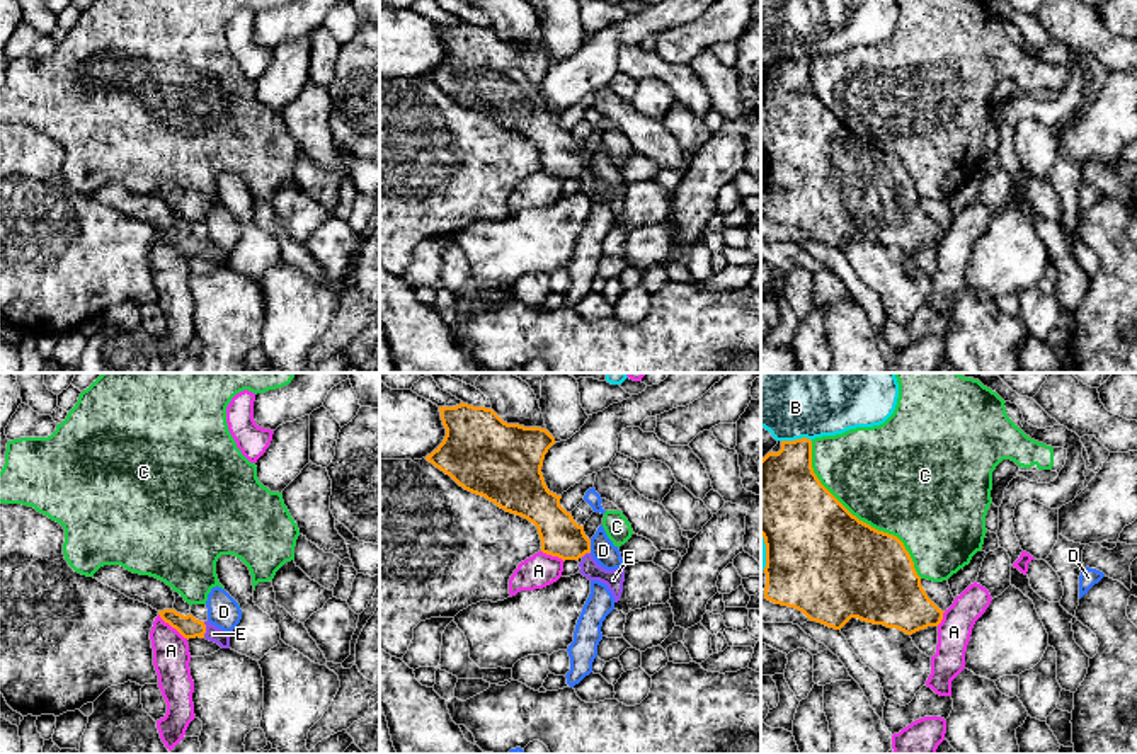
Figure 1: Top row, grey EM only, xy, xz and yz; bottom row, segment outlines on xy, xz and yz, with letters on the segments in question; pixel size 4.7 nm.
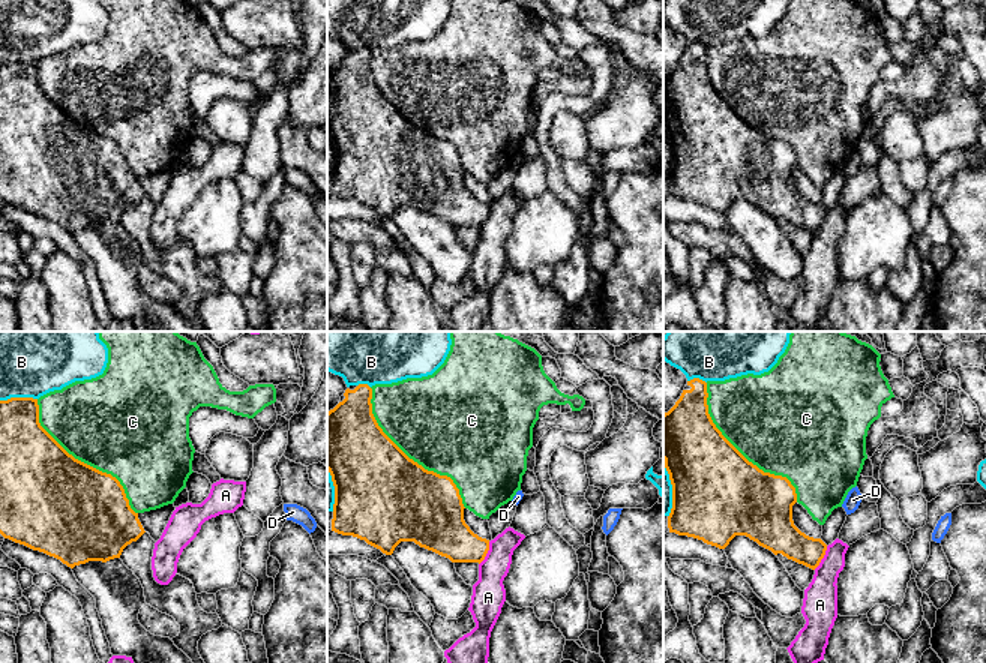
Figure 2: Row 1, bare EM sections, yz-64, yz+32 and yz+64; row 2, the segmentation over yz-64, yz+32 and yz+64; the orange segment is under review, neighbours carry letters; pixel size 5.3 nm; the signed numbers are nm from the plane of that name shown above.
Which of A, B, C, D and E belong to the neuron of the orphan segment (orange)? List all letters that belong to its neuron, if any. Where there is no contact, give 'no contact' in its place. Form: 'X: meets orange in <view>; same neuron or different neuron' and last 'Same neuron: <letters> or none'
A: meets orange in xy; different neuron
B: meets orange in yz; different neuron
C: meets orange in yz; different neuron
D: meets orange in xz; different neuron
E: meets orange in xy; same neuron
Same neuron: E

